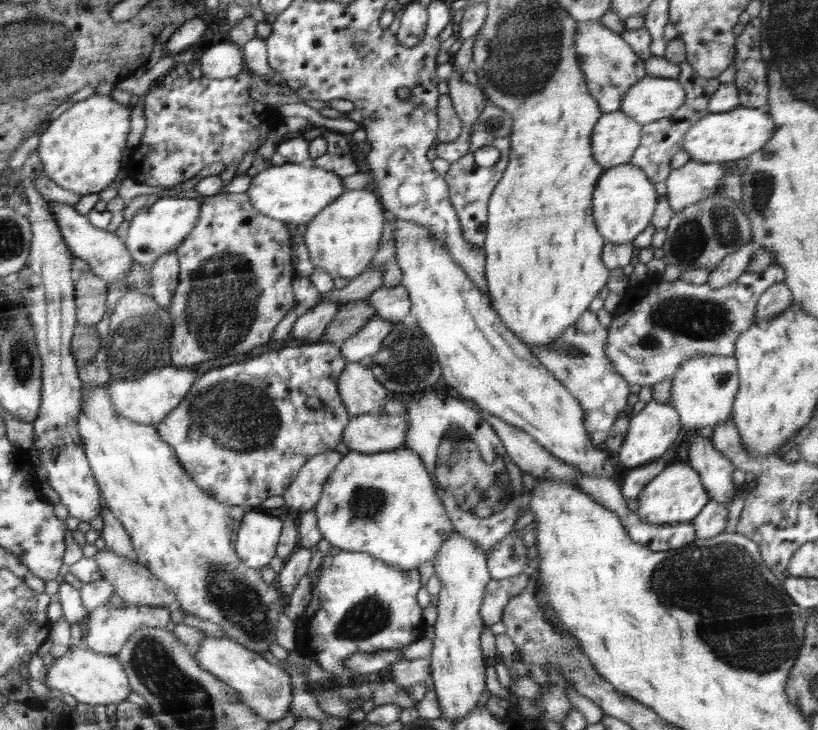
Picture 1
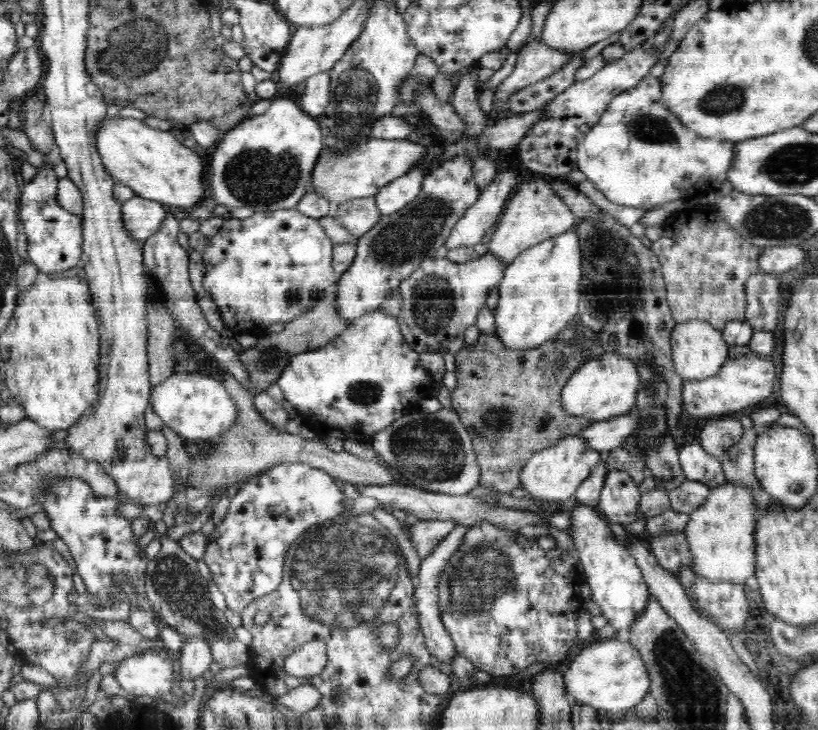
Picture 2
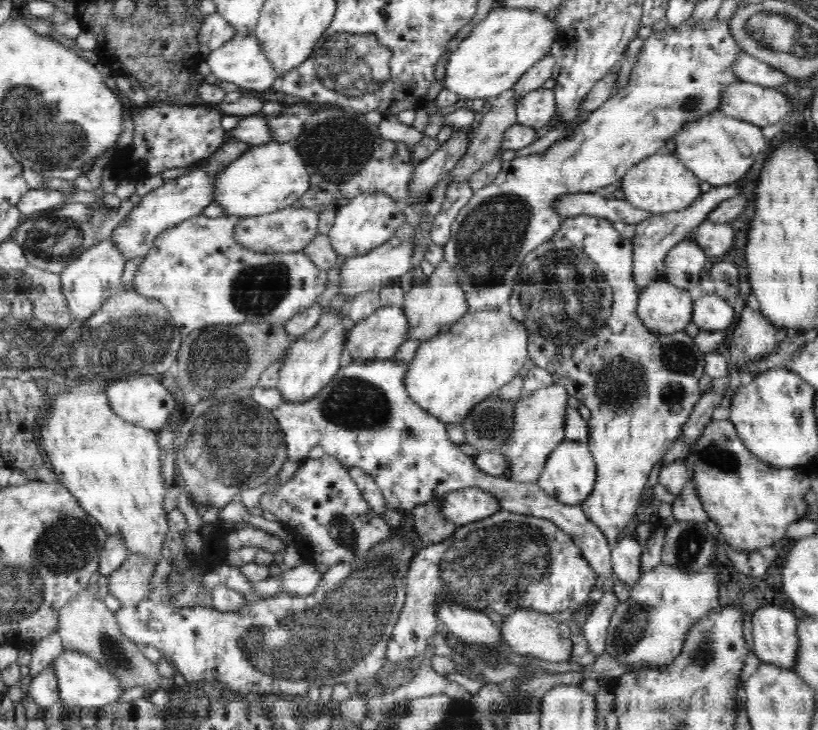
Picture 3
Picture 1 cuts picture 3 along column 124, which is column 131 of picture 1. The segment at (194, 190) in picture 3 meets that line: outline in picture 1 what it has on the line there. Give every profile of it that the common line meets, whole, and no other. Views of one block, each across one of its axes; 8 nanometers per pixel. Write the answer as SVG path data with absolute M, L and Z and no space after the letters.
M161 198L150 208L136 212L130 221L128 234L125 238L133 260L141 265L151 265L164 253L175 251L180 243L193 230L200 216L201 204L192 198Z

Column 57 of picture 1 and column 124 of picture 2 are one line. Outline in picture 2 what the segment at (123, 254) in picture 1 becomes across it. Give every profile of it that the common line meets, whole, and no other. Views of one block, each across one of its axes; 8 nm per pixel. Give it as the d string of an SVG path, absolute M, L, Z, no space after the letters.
M138 196L122 204L122 221L134 239L145 242L160 228L166 218L164 205Z

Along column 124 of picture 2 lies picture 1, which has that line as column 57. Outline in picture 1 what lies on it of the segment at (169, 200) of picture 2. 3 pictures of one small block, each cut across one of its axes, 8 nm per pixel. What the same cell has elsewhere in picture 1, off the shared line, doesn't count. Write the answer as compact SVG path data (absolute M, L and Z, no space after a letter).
M90 95L76 101L72 107L64 111L58 118L49 121L48 128L39 136L37 152L44 163L44 174L62 188L73 191L80 196L100 194L108 188L108 184L116 178L120 168L127 168L120 162L122 150L126 146L126 138L130 132L130 106L122 106L112 99L111 95Z

